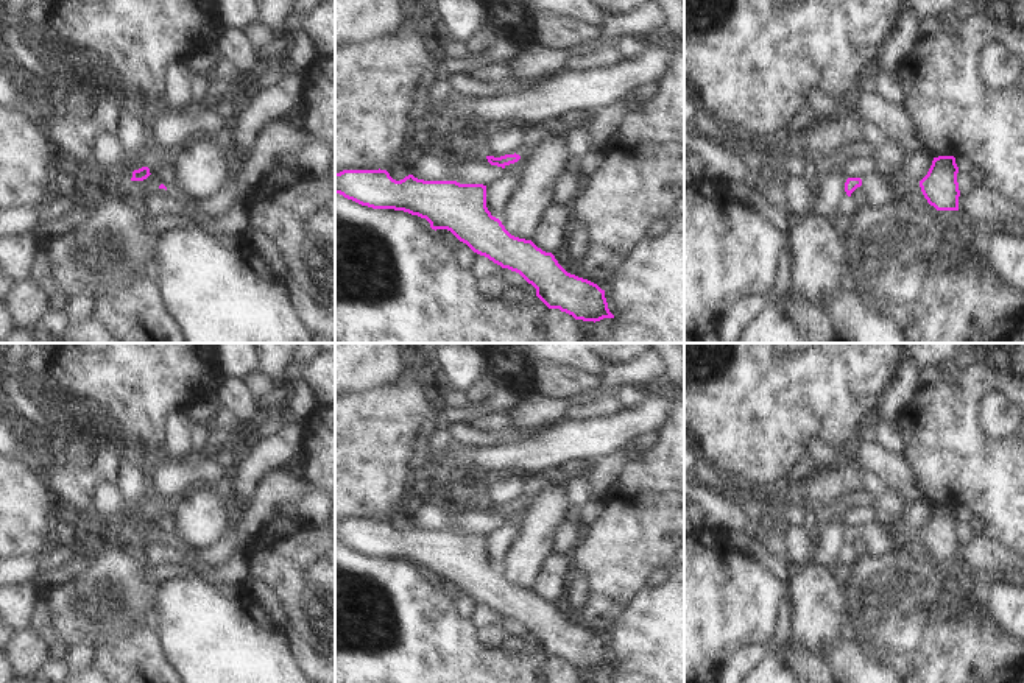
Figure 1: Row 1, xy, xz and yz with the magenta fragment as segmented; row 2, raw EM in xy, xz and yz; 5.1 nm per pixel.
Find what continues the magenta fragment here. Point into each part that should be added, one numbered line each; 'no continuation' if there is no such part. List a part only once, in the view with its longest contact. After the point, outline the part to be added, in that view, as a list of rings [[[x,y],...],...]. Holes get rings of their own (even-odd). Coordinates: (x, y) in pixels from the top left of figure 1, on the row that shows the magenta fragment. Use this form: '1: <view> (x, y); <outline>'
no continuation

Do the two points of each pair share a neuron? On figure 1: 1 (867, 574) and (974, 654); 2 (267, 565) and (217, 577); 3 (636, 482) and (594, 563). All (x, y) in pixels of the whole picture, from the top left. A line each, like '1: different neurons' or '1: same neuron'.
1: same neuron
2: different neurons
3: same neuron

